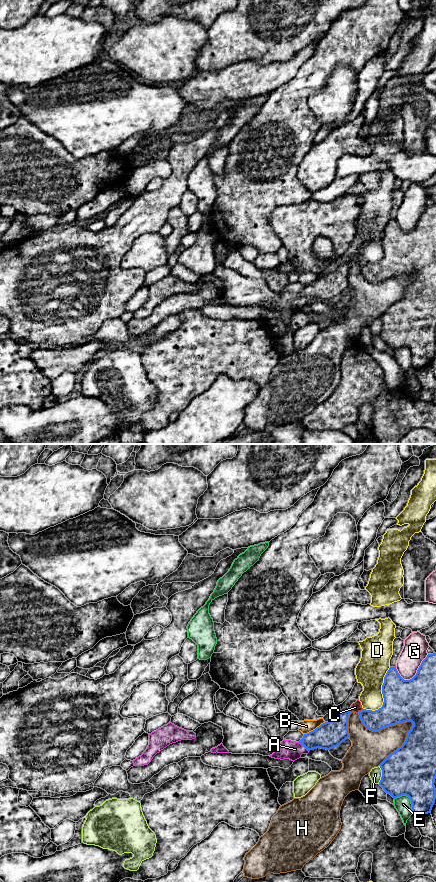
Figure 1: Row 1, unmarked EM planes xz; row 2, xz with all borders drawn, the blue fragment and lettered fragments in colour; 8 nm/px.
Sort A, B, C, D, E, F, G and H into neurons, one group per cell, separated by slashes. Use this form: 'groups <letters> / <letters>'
groups A / B / C H / D / E / F / G

